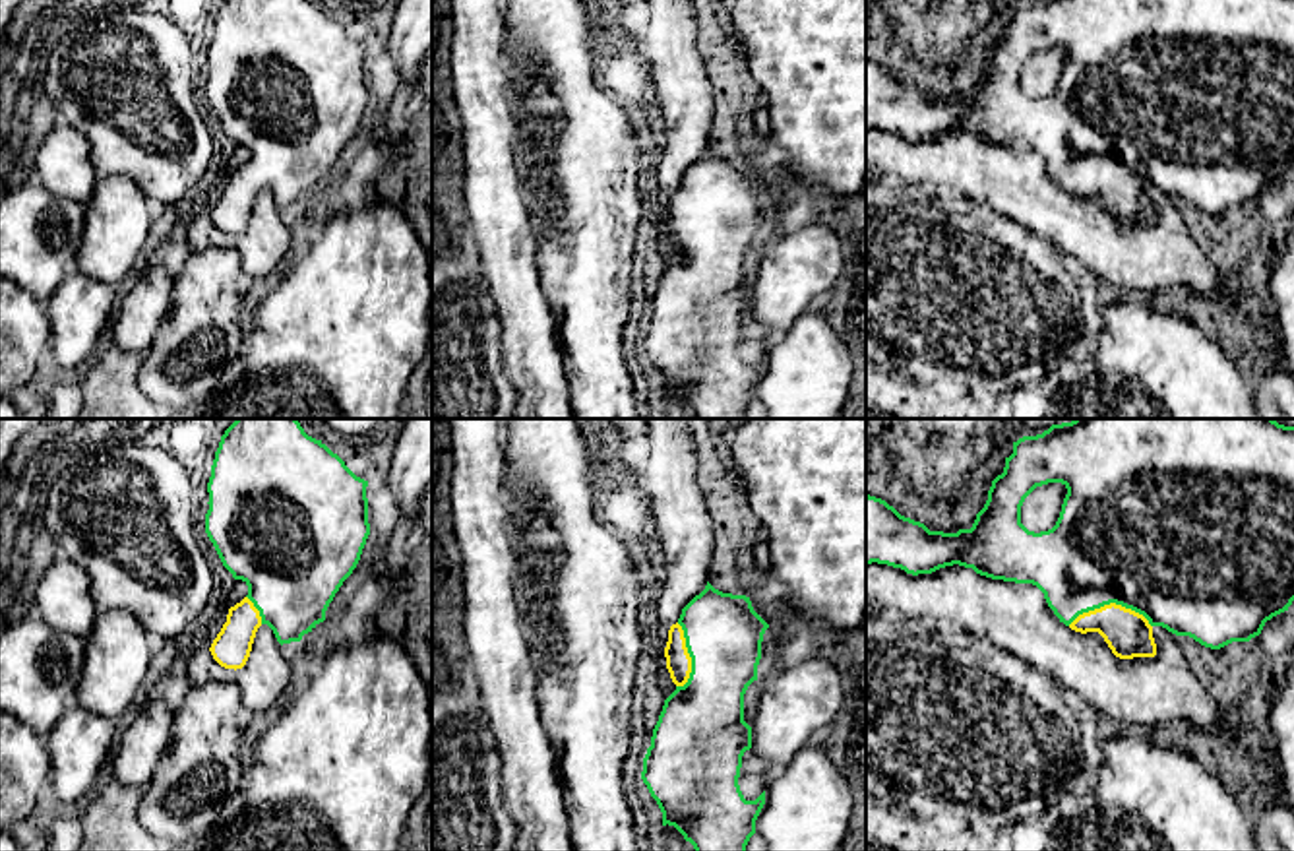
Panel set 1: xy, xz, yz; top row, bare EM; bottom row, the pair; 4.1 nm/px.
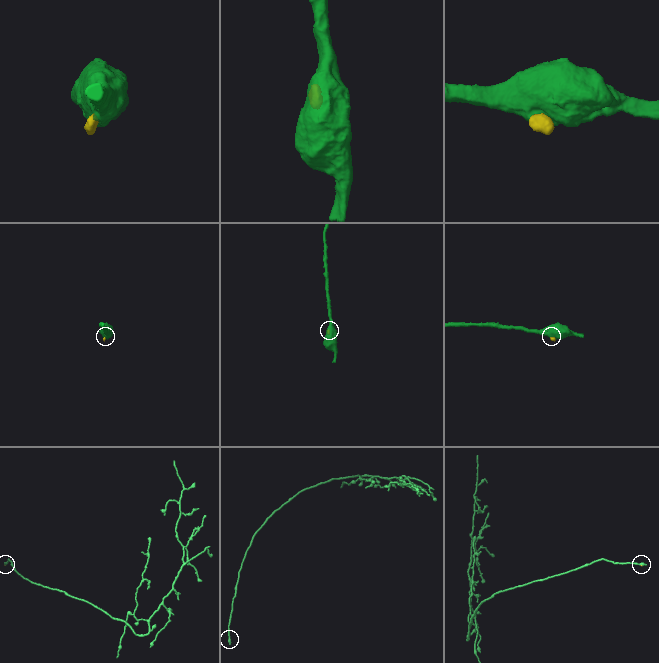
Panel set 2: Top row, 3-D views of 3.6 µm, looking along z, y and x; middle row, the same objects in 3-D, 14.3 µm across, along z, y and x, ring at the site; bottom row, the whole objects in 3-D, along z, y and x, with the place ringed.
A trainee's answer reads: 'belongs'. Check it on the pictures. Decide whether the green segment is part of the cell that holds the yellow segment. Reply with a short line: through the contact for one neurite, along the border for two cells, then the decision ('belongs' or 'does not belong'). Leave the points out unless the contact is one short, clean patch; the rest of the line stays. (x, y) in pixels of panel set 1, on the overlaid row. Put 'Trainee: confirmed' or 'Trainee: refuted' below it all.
line yz (1128, 634), (1124, 617), (1110, 603), (1116, 543); belongs
Trainee: confirmed

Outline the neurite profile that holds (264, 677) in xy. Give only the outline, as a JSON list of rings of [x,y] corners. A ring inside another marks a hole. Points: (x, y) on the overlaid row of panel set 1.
[[[262,624],[242,669],[225,669],[213,659],[209,647],[200,647],[190,665],[190,678],[194,684],[231,682],[242,694],[242,708],[250,713],[262,713],[281,706],[291,667],[293,663],[287,659],[273,630]]]

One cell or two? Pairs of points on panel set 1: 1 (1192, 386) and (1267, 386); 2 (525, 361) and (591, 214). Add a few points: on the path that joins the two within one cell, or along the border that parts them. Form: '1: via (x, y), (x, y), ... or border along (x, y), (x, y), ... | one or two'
1: border along (1242, 365), (1254, 398) | two
2: border along (537, 262), (539, 287), (556, 318), (564, 349) | two

